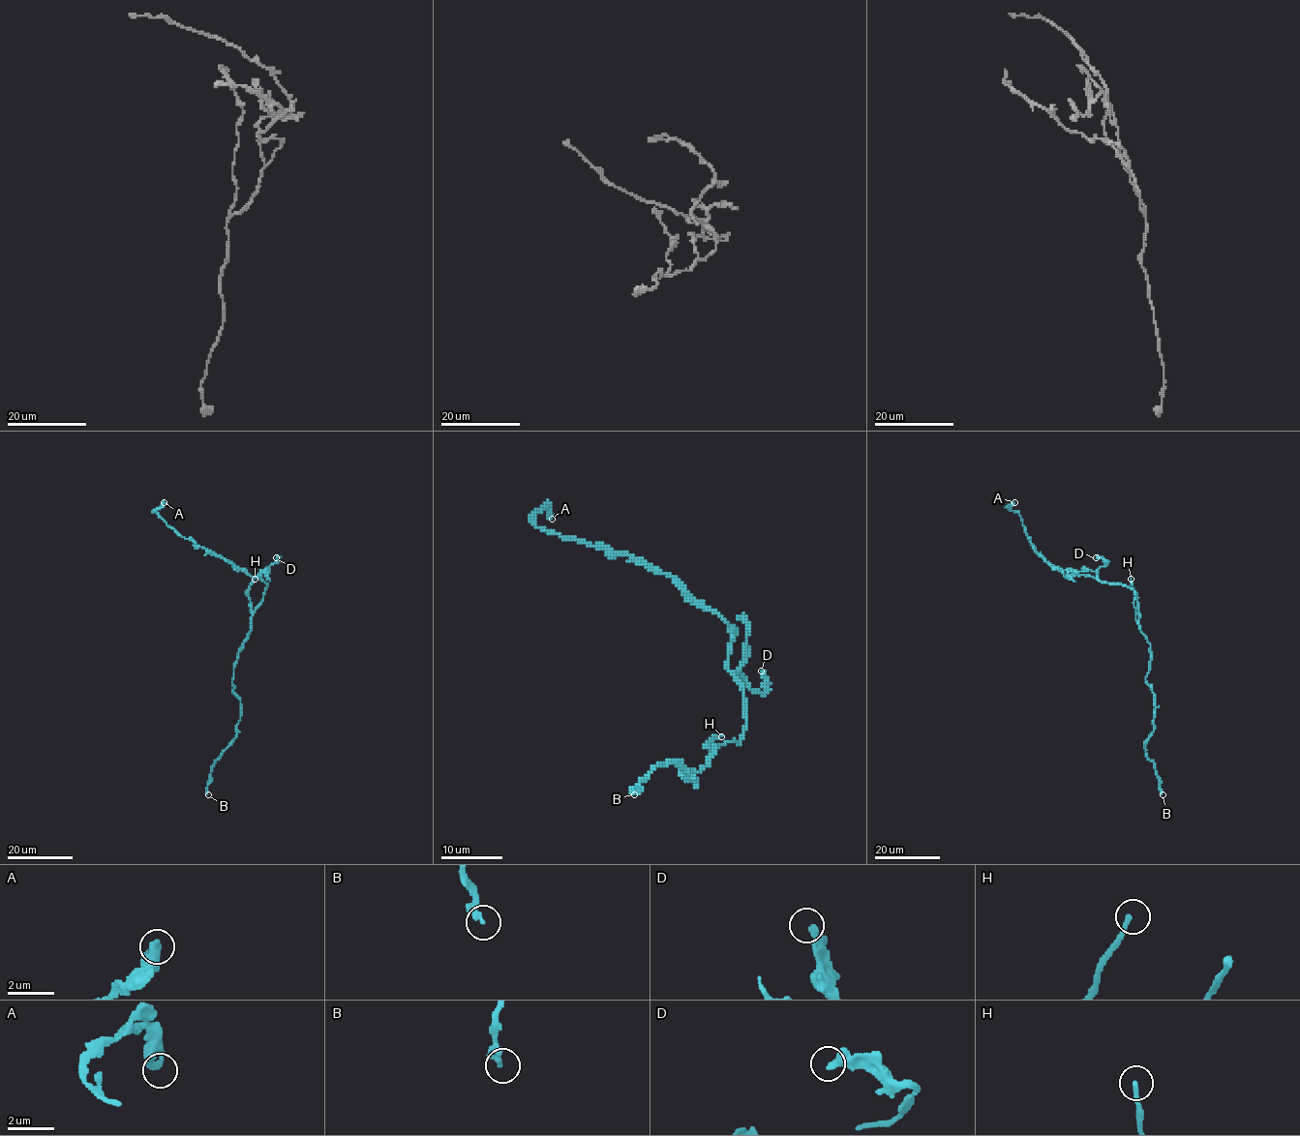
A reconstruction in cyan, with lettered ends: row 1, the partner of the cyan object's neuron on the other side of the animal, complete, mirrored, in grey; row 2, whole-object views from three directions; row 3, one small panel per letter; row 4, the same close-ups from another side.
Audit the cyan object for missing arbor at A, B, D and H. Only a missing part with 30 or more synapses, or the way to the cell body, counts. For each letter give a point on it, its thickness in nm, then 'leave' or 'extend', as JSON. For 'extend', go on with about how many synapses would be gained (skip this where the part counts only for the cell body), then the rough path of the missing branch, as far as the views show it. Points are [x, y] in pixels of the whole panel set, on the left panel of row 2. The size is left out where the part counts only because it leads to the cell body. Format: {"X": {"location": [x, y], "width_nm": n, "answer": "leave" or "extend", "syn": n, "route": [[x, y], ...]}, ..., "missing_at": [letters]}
{"A": {"location": [164, 502], "width_nm": 340, "answer": "leave"}, "B": {"location": [208, 794], "width_nm": 280, "answer": "leave"}, "D": {"location": [276, 557], "width_nm": 320, "answer": "leave"}, "H": {"location": [255, 579], "width_nm": 200, "answer": "extend", "syn": 140, "route": [[255, 579], [251, 557], [264, 553], [278, 541], [273, 536], [255, 536], [253, 528], [259, 524], [264, 528]]}, "missing_at": ["H"]}

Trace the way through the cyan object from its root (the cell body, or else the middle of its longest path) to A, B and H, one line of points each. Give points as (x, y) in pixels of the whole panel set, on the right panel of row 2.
A: (1134, 594), (1123, 584), (1083, 575), (1067, 578), (1034, 548), (1019, 514), (1009, 507), (1014, 502)
B: (1134, 594), (1135, 621), (1150, 644), (1146, 682), (1154, 696), (1155, 706), (1146, 755), (1154, 764), (1163, 794)
H: (1134, 594), (1137, 621), (1137, 596), (1131, 579)

